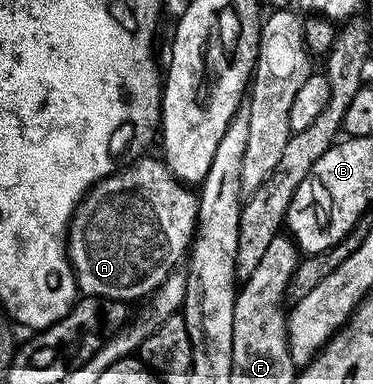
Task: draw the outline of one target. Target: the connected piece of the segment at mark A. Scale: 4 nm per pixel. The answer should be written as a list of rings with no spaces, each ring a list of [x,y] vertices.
[[[144,155],[130,163],[124,164],[116,173],[111,173],[93,186],[71,217],[71,223],[67,226],[67,257],[71,261],[71,270],[75,273],[75,284],[80,294],[89,297],[112,297],[114,301],[134,303],[138,297],[146,298],[152,294],[165,278],[176,268],[178,261],[188,256],[193,245],[193,238],[197,233],[197,218],[199,216],[199,198],[184,182],[178,181],[171,173],[167,162],[158,156]]]

